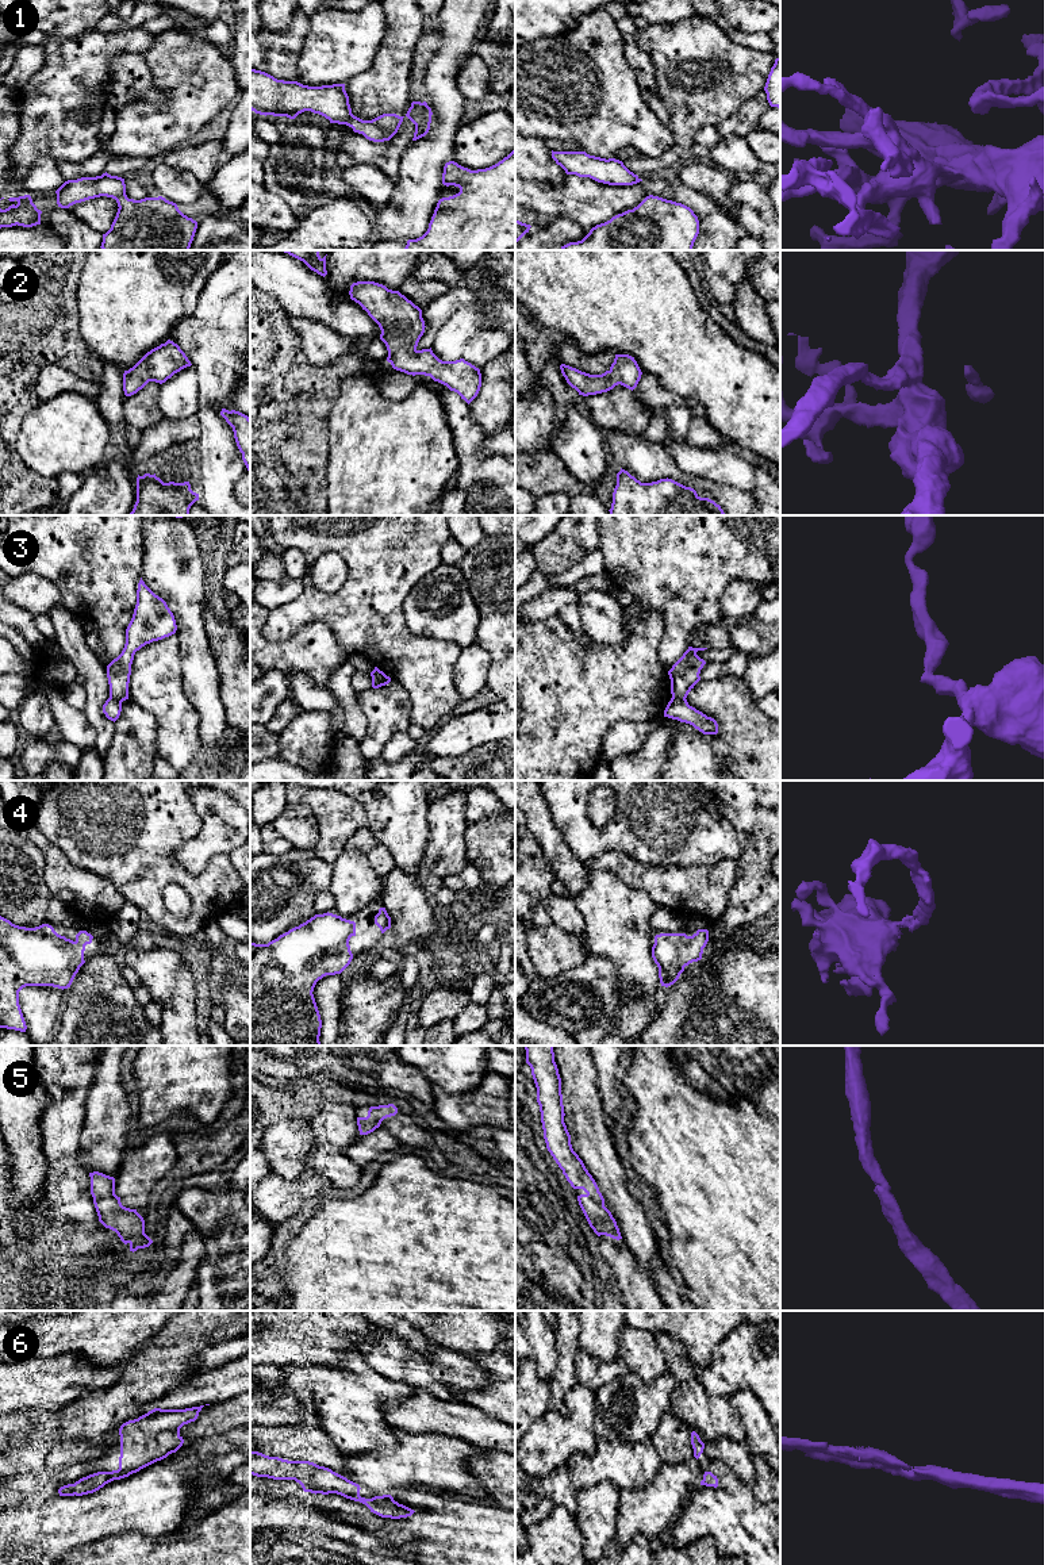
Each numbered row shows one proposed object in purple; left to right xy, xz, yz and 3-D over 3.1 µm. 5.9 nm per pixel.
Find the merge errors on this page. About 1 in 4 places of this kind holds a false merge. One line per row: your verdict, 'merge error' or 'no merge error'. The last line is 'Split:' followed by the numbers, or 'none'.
1: no merge error
2: no merge error
3: merge error
4: no merge error
5: no merge error
6: no merge error
Split: 3

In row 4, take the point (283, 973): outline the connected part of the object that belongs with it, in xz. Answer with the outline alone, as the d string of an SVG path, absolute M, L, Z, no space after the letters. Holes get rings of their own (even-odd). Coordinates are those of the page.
M327 912L315 914L268 944L250 941L250 1046L322 1046L322 1020L312 991L319 979L341 974L350 964L352 936L356 936L356 922Z

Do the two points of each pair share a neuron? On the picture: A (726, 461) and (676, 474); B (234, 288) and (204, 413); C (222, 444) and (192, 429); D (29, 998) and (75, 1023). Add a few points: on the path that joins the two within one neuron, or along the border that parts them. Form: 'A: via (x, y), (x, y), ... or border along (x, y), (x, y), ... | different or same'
A: border along (664, 448), (680, 468), (716, 483) | different
B: via (223, 319), (218, 330), (218, 382) | same
C: border along (195, 415), (200, 426), (198, 440) | different
D: border along (62, 1008), (57, 1023) | different

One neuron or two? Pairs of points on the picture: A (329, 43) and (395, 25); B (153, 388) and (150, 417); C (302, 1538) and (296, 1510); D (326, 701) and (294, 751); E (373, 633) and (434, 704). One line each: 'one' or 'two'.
A: two
B: one
C: two
D: two
E: one

